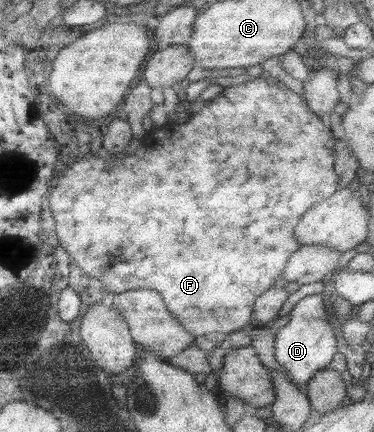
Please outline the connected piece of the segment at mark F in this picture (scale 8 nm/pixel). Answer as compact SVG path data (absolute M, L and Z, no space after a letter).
M266 75L251 78L245 85L239 87L225 87L215 99L211 99L195 117L185 123L171 125L169 131L167 122L164 126L146 132L137 151L131 157L121 157L117 163L101 161L99 157L85 157L77 163L71 163L63 169L55 179L49 195L49 209L55 219L55 235L61 249L85 275L95 277L101 283L105 292L121 293L129 289L151 289L161 295L167 311L179 322L179 325L193 337L208 333L223 333L246 329L252 320L252 305L255 298L271 285L279 283L279 277L284 263L299 247L293 239L293 227L299 217L315 203L327 199L337 189L337 175L333 173L333 137L329 129L307 109L305 101L285 89L281 83Z

